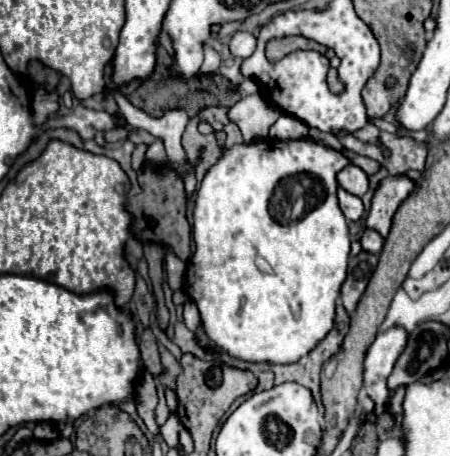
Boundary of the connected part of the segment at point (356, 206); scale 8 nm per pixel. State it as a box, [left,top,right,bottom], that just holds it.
[337,189,363,221]

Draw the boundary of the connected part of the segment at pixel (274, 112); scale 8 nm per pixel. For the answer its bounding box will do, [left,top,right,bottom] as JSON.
[229,95,281,141]

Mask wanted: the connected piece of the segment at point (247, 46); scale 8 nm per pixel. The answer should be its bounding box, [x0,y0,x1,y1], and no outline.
[229,31,255,57]

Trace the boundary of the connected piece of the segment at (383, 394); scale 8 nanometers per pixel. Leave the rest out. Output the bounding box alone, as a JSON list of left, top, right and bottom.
[365,327,409,431]

